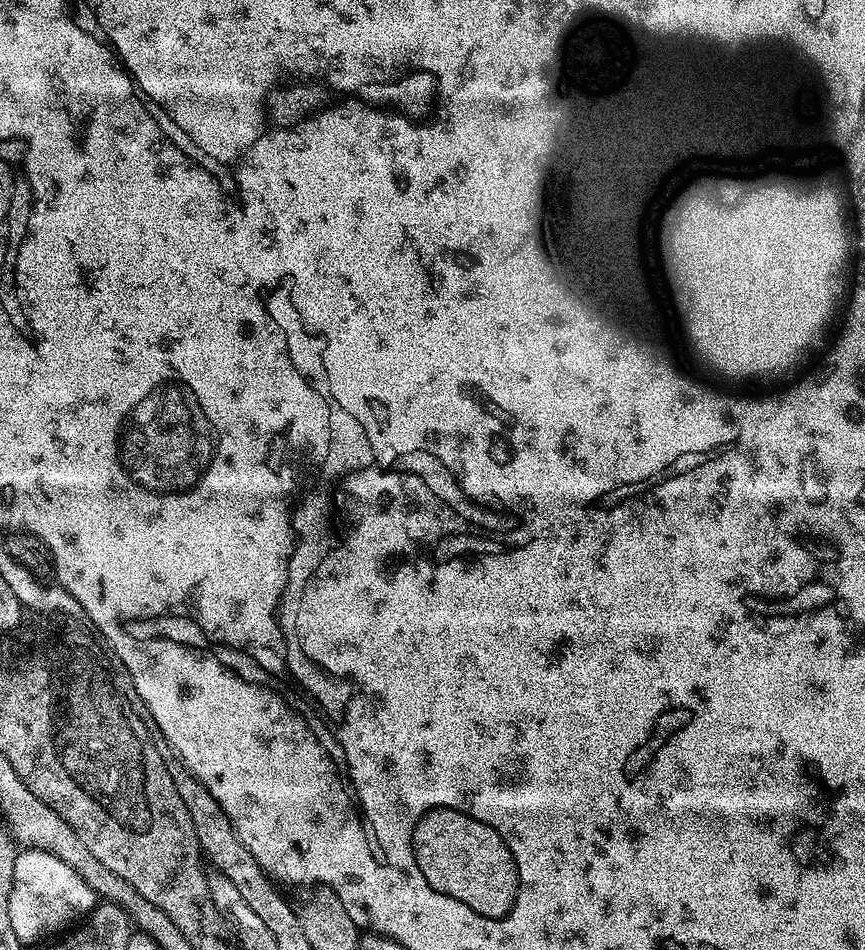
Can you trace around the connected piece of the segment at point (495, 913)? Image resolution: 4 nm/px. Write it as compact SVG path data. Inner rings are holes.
M431 808L416 823L416 829L412 835L412 849L426 882L434 886L434 890L470 906L470 910L486 918L505 916L512 909L520 879L516 873L516 863L506 846L504 836L498 834L498 830L494 830L491 824L453 808Z

